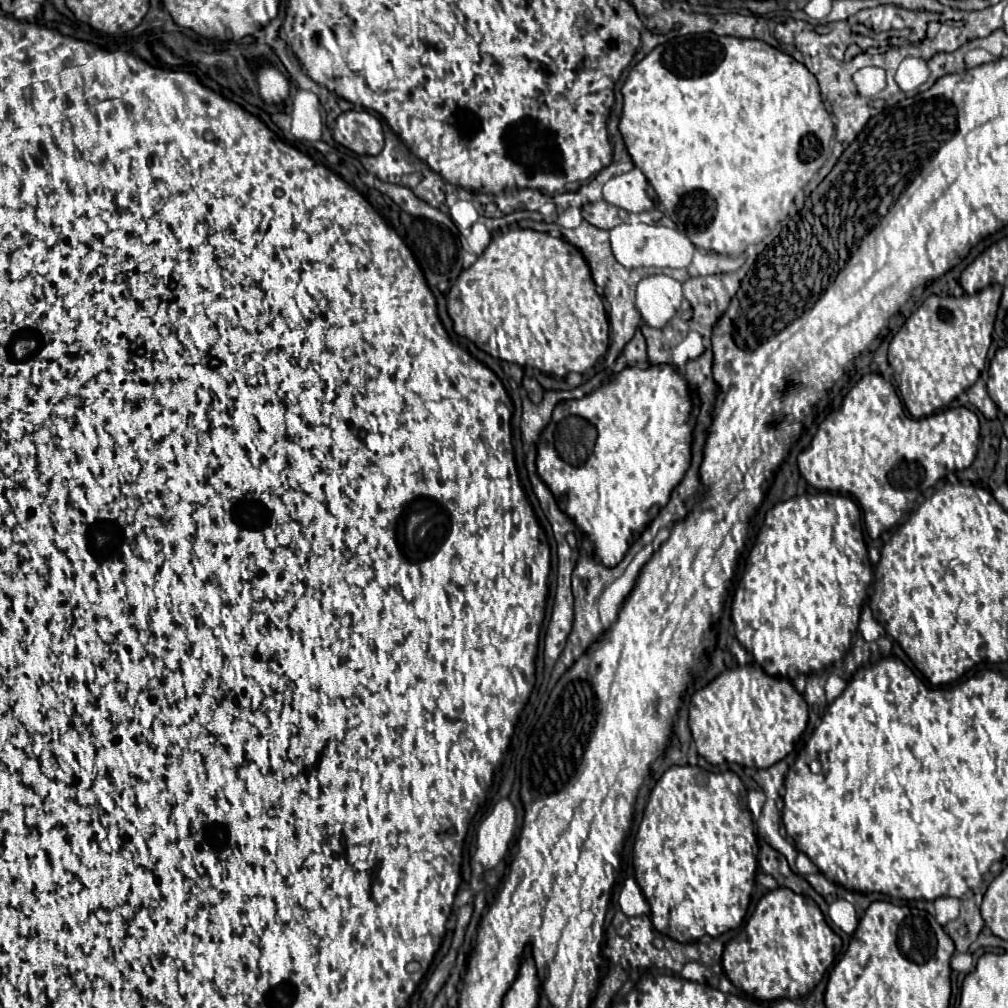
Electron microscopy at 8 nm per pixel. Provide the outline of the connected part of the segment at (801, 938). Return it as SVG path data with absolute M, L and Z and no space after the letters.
M779 887L761 897L751 919L745 923L739 935L725 945L721 965L725 975L737 989L743 989L745 993L749 993L759 1001L779 1001L779 999L795 1001L799 997L809 995L815 989L815 985L823 979L825 971L833 965L835 949L839 947L841 947L839 937L825 923L825 917L815 905L815 901L805 895L793 893L791 889Z

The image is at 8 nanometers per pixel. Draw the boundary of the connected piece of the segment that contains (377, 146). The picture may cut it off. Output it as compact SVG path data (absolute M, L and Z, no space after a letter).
M345 111L337 117L333 139L357 155L377 155L383 149L383 129L367 111Z

